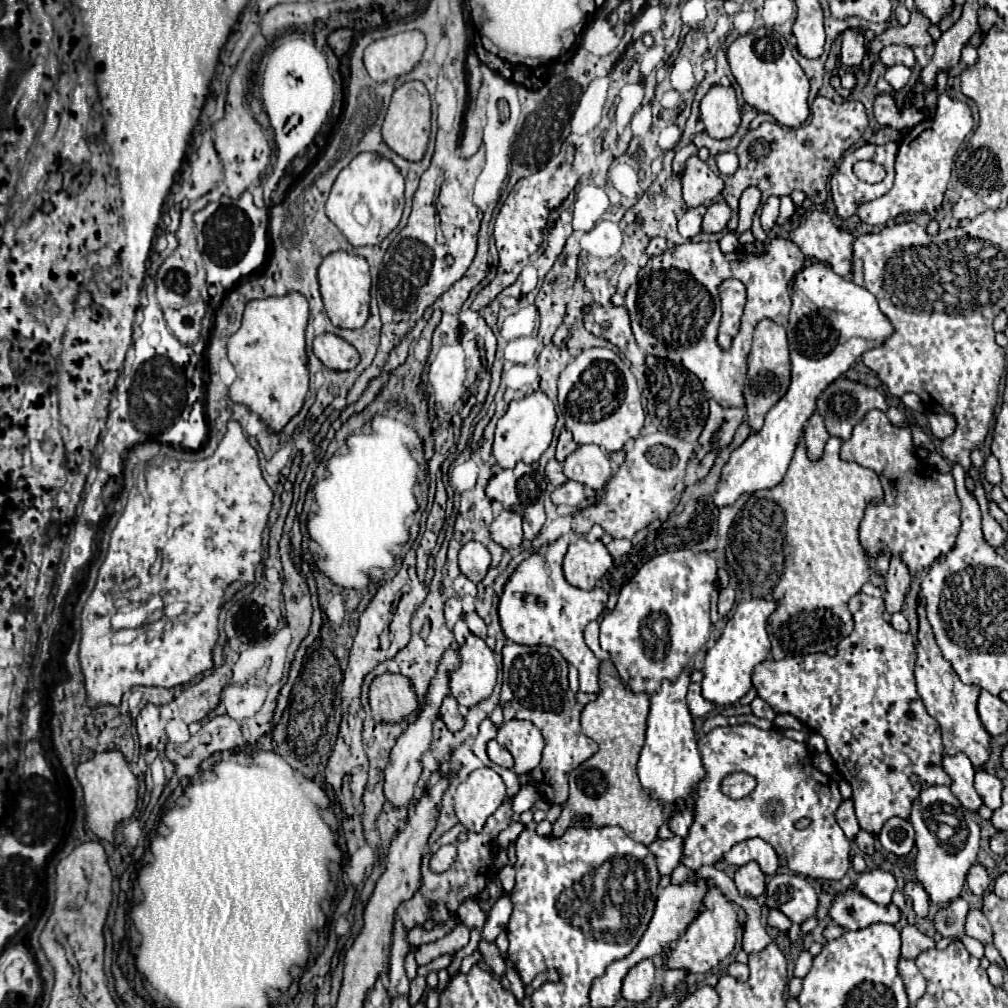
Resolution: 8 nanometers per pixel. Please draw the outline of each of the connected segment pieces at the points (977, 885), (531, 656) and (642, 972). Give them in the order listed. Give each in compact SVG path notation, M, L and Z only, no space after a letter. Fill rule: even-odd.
M979 862L973 864L969 868L969 872L967 872L967 884L969 884L969 890L973 894L981 896L987 890L987 886L989 886L989 872L987 872L987 868L981 866Z
M507 640L503 646L503 690L501 708L505 720L527 718L545 738L545 750L539 766L533 770L533 782L549 804L565 804L569 796L567 778L581 762L597 752L597 744L581 732L575 694L567 684L567 662L549 646L523 646Z
M649 958L641 960L623 978L621 996L633 1002L643 1002L651 996L653 984L655 984L655 964Z

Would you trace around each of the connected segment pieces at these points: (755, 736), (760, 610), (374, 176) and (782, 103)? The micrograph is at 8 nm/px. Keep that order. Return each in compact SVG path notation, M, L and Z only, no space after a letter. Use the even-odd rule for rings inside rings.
M741 724L741 726L713 728L711 732L703 734L699 738L699 752L701 752L707 776L697 786L695 816L693 816L693 824L689 826L689 834L685 838L683 862L689 868L699 870L703 864L715 866L717 862L721 862L721 856L733 844L759 836L765 842L769 842L775 848L775 852L789 862L789 870L799 876L821 878L821 880L841 880L845 876L845 872L851 864L851 854L849 854L851 846L835 820L835 810L839 808L843 798L837 790L837 782L831 776L823 774L813 764L813 754L805 742L789 740L775 728L761 730L753 724ZM733 772L747 772L757 780L755 790L741 800L733 800L721 792L721 780ZM805 816L811 816L811 820L813 820L811 826L803 828L803 830L795 828L795 822Z
M747 600L747 602L737 604L721 638L705 656L705 670L703 670L705 678L701 682L705 700L719 704L719 706L729 706L729 704L739 702L739 698L751 690L753 668L761 664L763 660L767 660L771 654L771 644L769 644L765 626L775 606L777 602L771 602L771 600Z
M361 152L339 172L325 204L327 216L353 246L375 246L401 220L405 206L403 182L401 170L389 158L377 152Z
M759 28L739 36L727 50L731 74L735 76L747 104L771 114L779 124L797 128L809 116L809 80L791 54L787 40L773 28Z

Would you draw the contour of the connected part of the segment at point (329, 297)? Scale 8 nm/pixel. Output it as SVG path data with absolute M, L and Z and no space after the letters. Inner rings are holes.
M345 250L331 252L323 258L319 266L319 286L325 302L325 310L331 322L339 328L361 328L369 318L369 264L363 256L349 254Z

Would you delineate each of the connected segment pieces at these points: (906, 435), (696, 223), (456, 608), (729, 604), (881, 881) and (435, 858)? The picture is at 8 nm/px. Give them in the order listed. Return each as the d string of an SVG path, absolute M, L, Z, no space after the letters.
M871 410L855 428L853 436L841 444L841 460L857 462L861 466L867 466L875 470L883 484L883 500L881 502L869 502L865 508L865 516L859 528L859 542L865 548L867 556L877 558L881 552L887 552L891 556L901 556L903 564L909 568L911 574L917 574L923 568L929 568L941 554L949 552L955 544L961 520L959 520L959 500L955 494L955 484L951 474L941 474L931 464L927 464L923 458L917 456L911 430L909 426L893 426L885 412Z
M697 206L697 208L689 208L683 218L679 220L679 234L689 240L693 236L697 236L701 232L701 218L705 214L705 206Z
M449 598L445 602L445 620L447 620L447 628L453 630L455 622L461 618L463 608L461 608L461 600L459 598Z
M723 588L723 590L719 592L719 600L717 600L719 616L725 616L725 614L733 608L733 602L735 602L735 592L733 592L733 588Z
M871 870L859 876L855 888L869 900L873 900L875 904L889 904L891 902L891 894L897 888L897 882L893 878L893 874L885 872L885 870Z
M441 846L433 856L431 856L431 862L429 862L429 868L433 872L445 872L445 868L449 868L453 864L457 856L457 848L453 846Z

